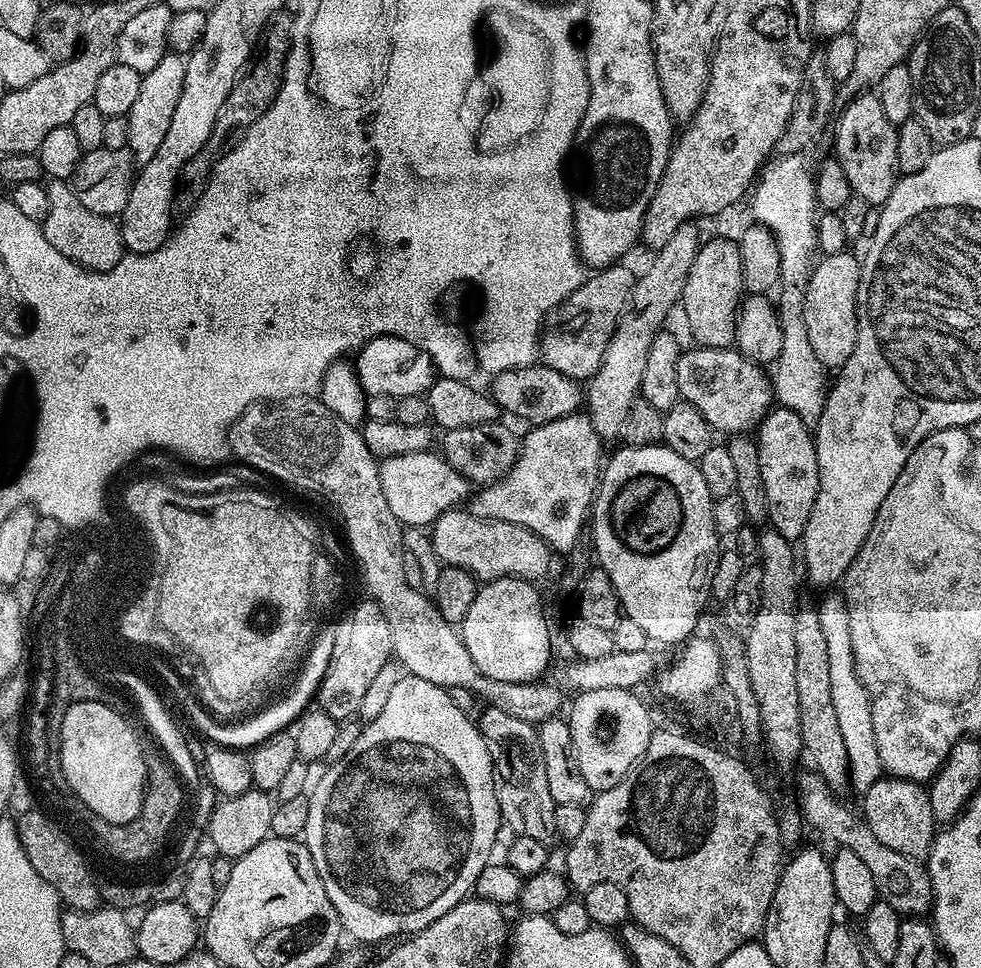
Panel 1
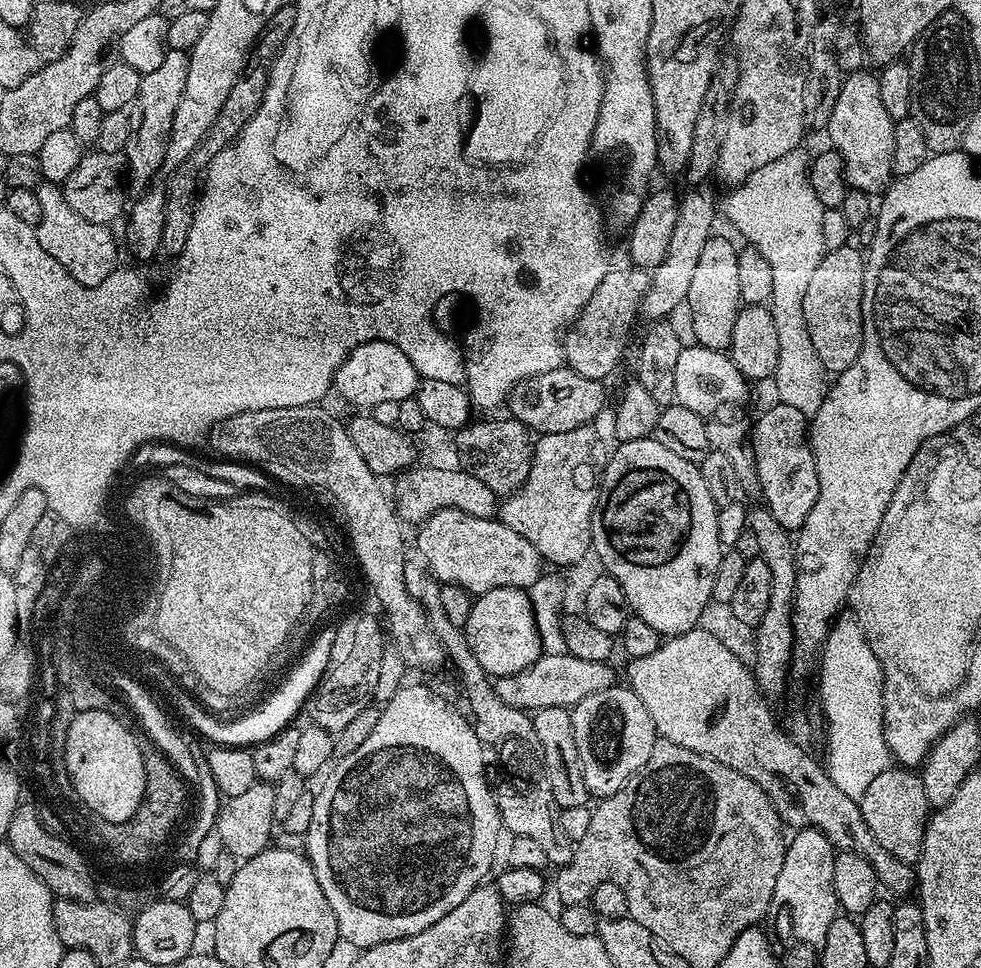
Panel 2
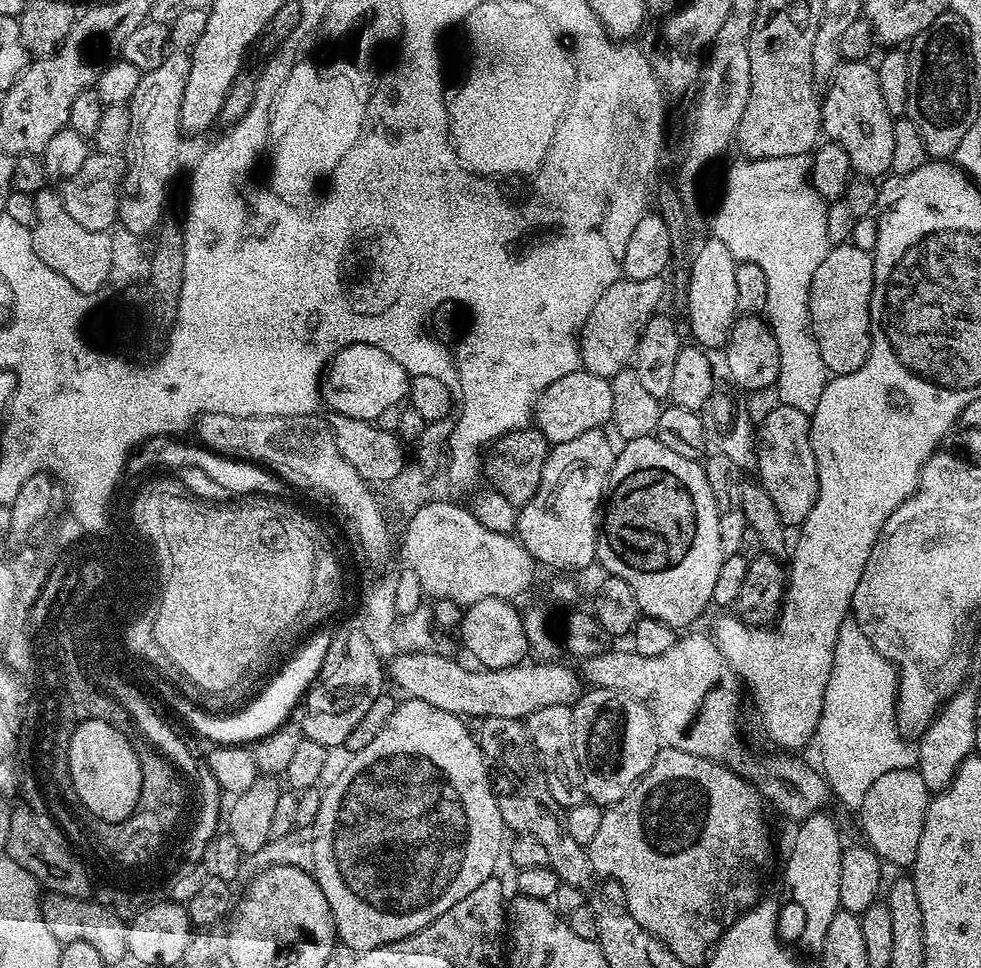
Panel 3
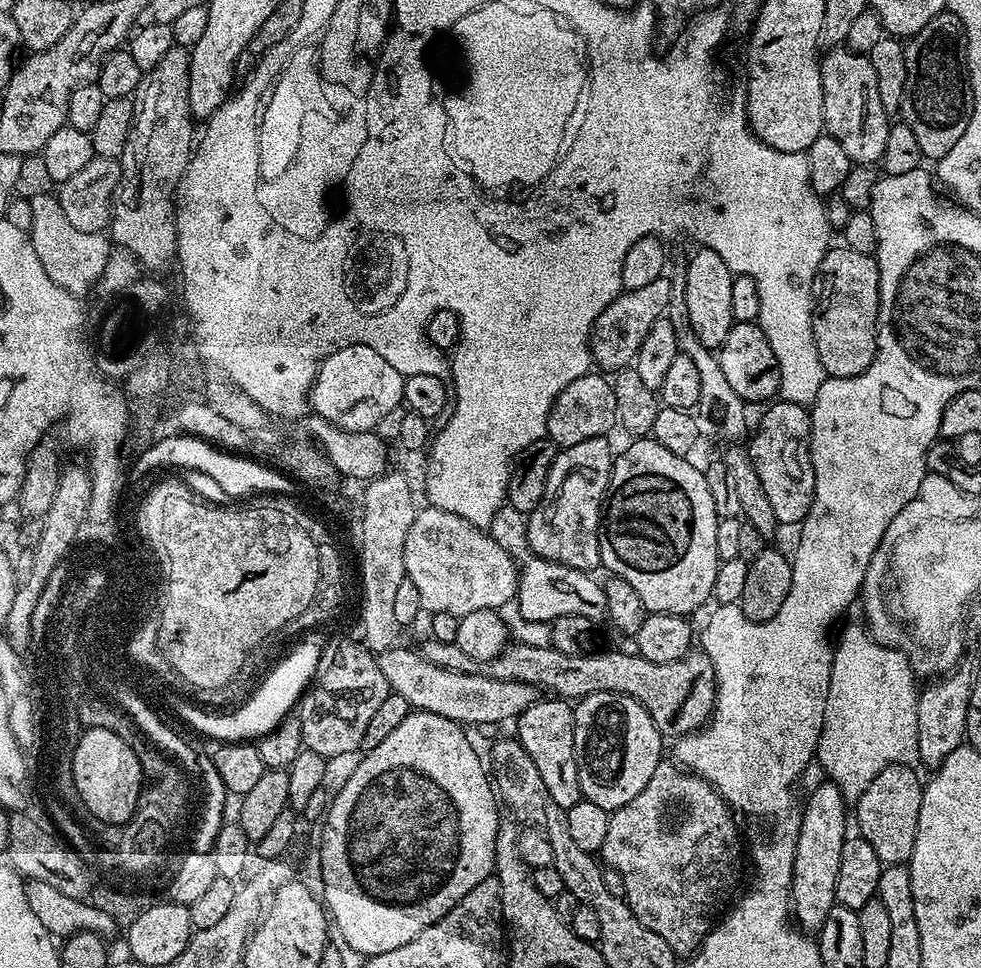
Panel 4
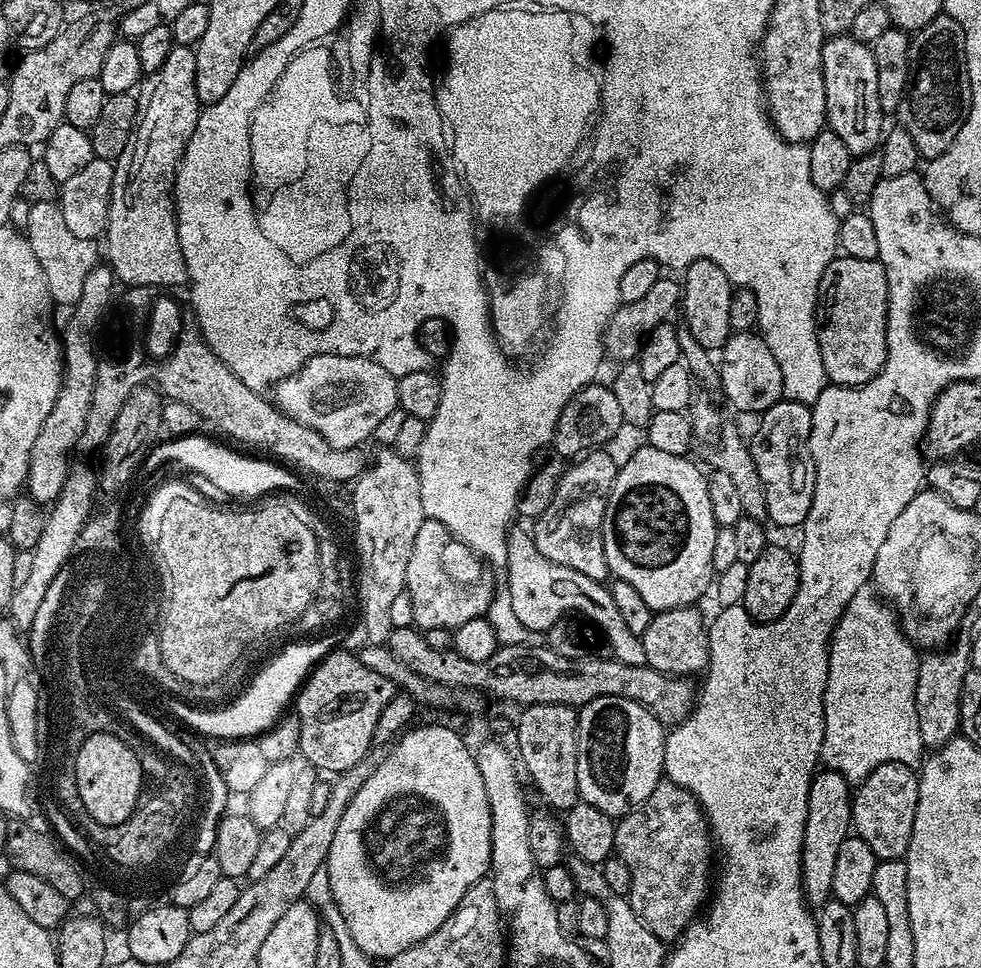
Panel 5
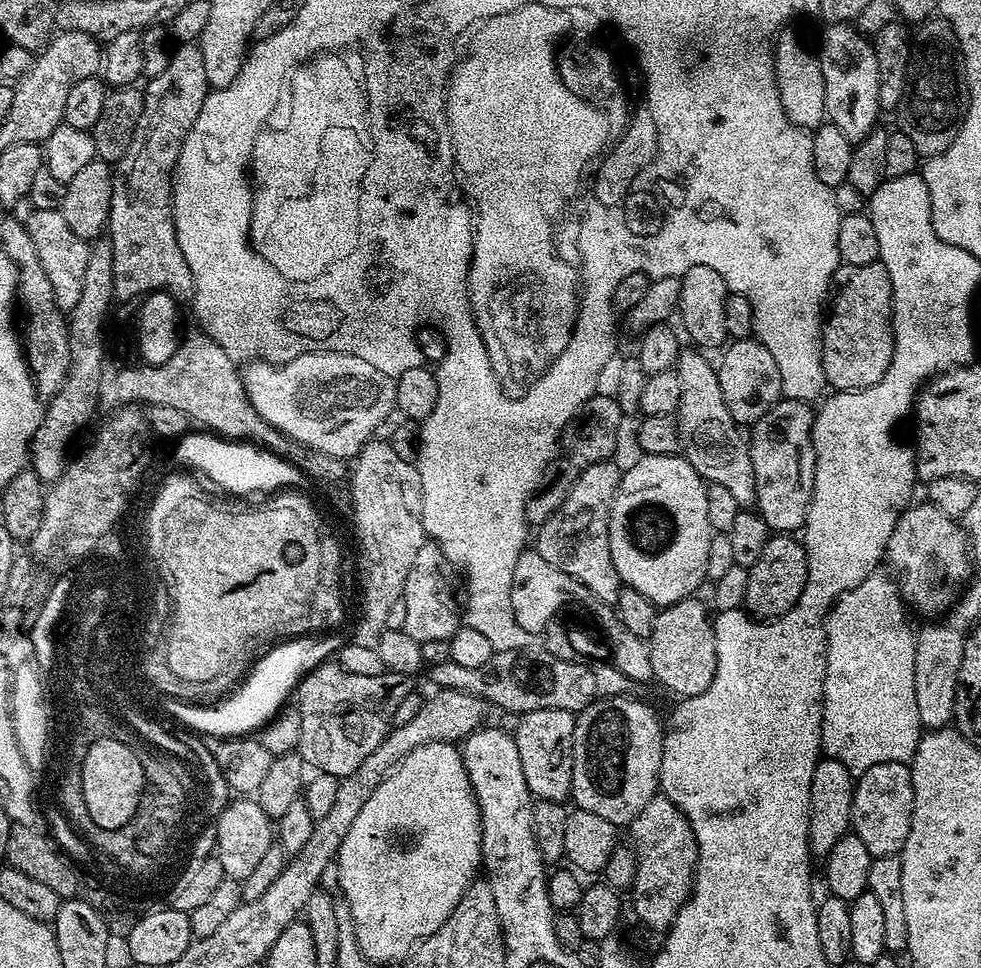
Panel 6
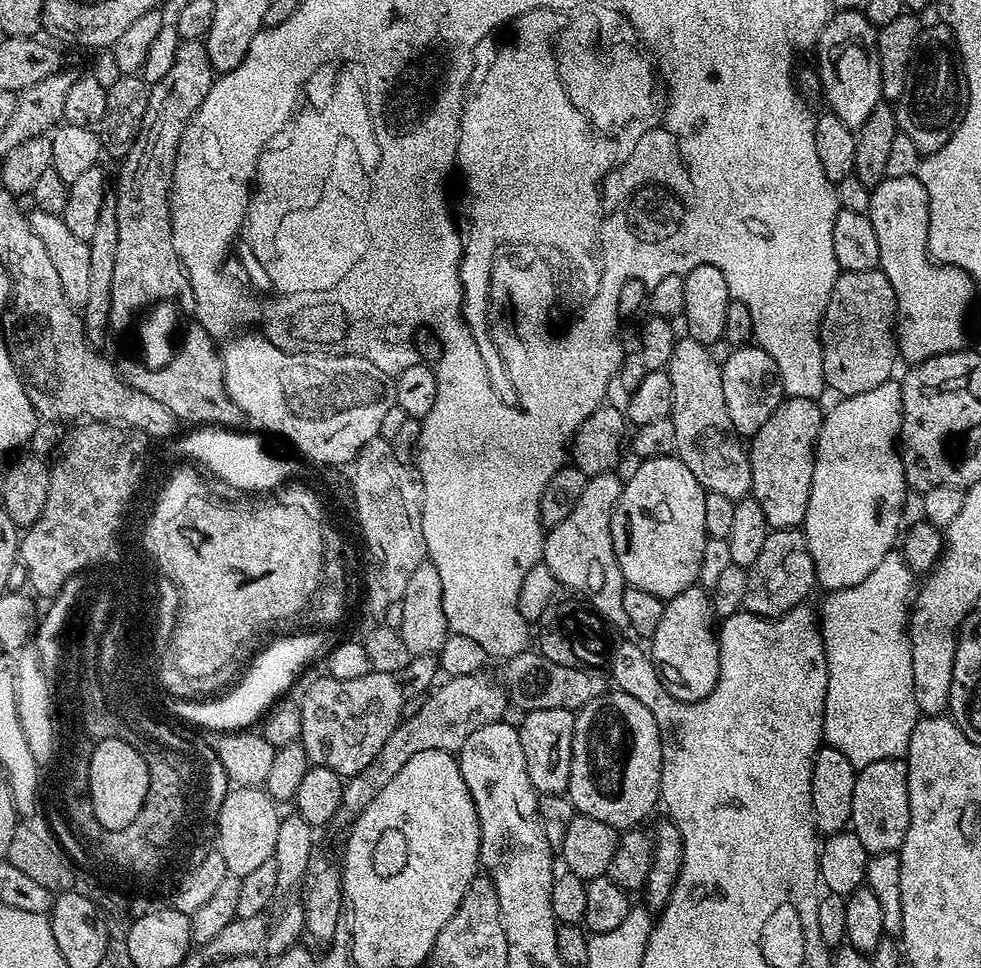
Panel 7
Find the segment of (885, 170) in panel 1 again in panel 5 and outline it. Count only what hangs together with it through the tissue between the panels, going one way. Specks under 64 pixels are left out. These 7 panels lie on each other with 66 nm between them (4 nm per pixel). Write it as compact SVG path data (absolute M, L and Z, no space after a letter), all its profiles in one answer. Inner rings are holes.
M850 34L843 36L830 36L825 39L822 46L822 82L824 83L824 89L826 90L826 114L824 115L827 127L834 134L838 134L838 138L842 138L842 143L846 145L846 150L850 150L850 154L855 158L858 156L865 156L867 152L875 152L879 149L881 139L886 131L886 114L882 110L882 106L878 102L878 70L874 66L874 54L871 47L862 42L858 42Z

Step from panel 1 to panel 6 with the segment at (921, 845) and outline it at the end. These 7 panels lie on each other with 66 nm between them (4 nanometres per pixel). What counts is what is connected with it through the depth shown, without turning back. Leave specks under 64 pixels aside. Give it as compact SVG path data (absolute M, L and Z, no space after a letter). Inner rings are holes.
M878 762L870 770L859 773L852 790L851 831L862 838L873 858L899 856L910 838L910 822L914 814L914 782L912 769L902 762Z

